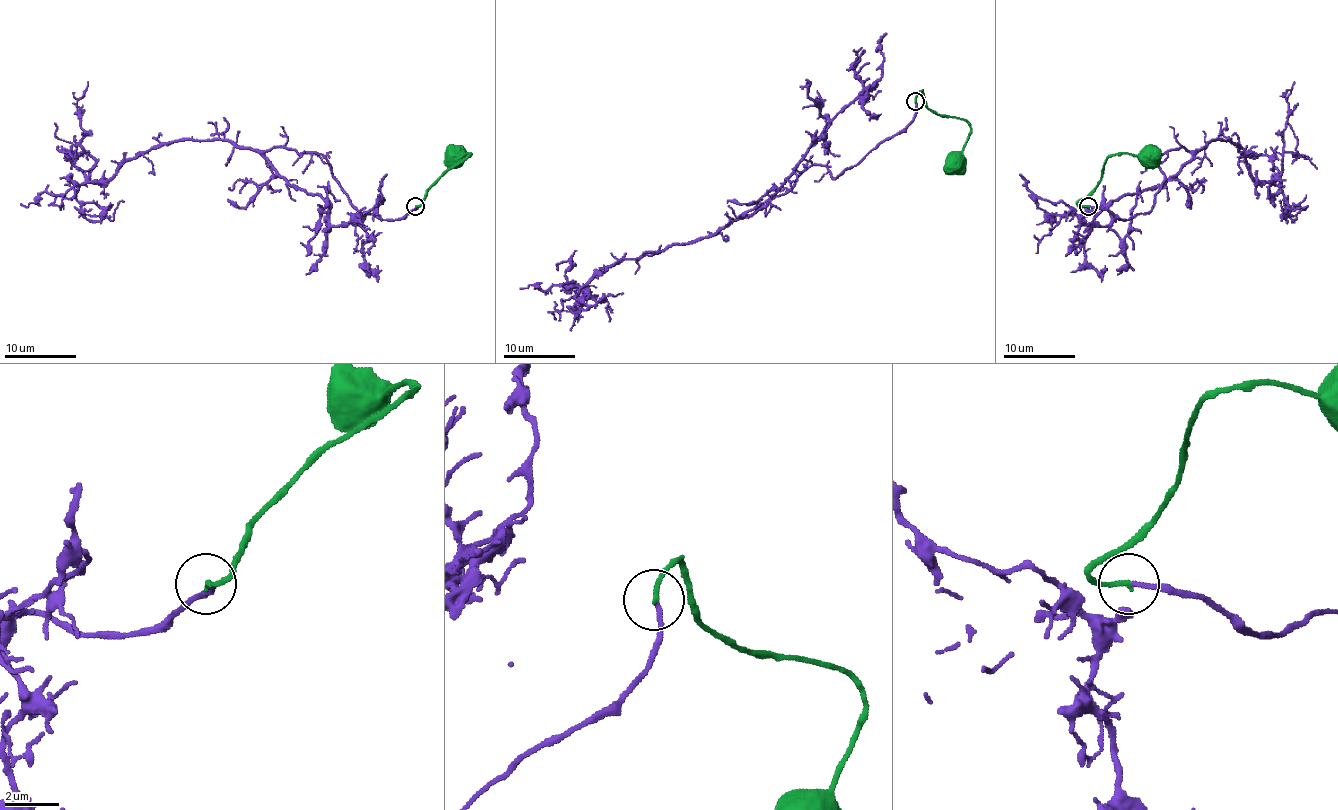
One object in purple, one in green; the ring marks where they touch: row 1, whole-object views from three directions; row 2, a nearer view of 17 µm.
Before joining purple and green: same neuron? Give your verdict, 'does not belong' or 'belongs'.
belongs

